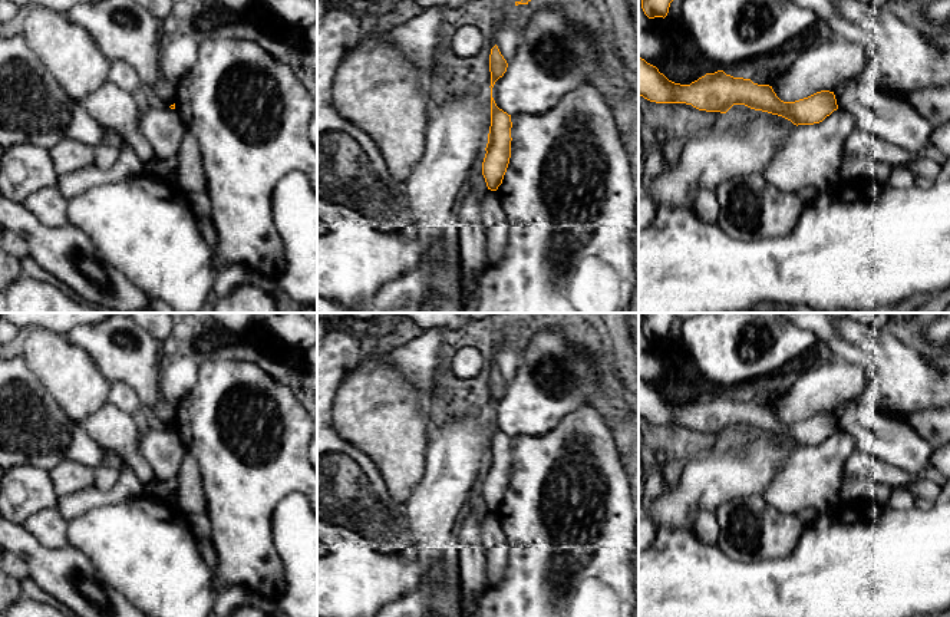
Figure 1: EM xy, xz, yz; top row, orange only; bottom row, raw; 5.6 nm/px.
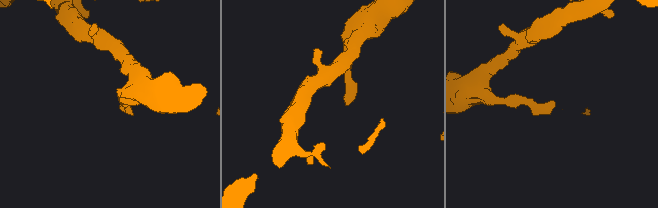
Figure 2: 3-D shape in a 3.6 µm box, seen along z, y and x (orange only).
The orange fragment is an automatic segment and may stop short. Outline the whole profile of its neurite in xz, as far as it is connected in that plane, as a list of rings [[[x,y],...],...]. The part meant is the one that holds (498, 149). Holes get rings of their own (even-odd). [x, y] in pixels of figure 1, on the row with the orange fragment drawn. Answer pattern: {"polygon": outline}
{"polygon": [[[498,46],[491,49],[489,72],[491,72],[491,126],[488,133],[486,154],[482,162],[482,175],[486,187],[497,191],[502,184],[511,158],[511,115],[499,109],[492,98],[495,82],[504,76],[508,63],[501,55]]]}

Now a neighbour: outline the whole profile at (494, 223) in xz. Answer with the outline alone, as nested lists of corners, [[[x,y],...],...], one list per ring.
[[[488,191],[481,204],[481,224],[486,237],[486,267],[501,263],[507,248],[508,221],[497,191]]]

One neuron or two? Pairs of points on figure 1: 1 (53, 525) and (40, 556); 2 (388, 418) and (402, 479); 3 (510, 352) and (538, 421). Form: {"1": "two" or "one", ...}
{"1": "two", "2": "one", "3": "two"}

